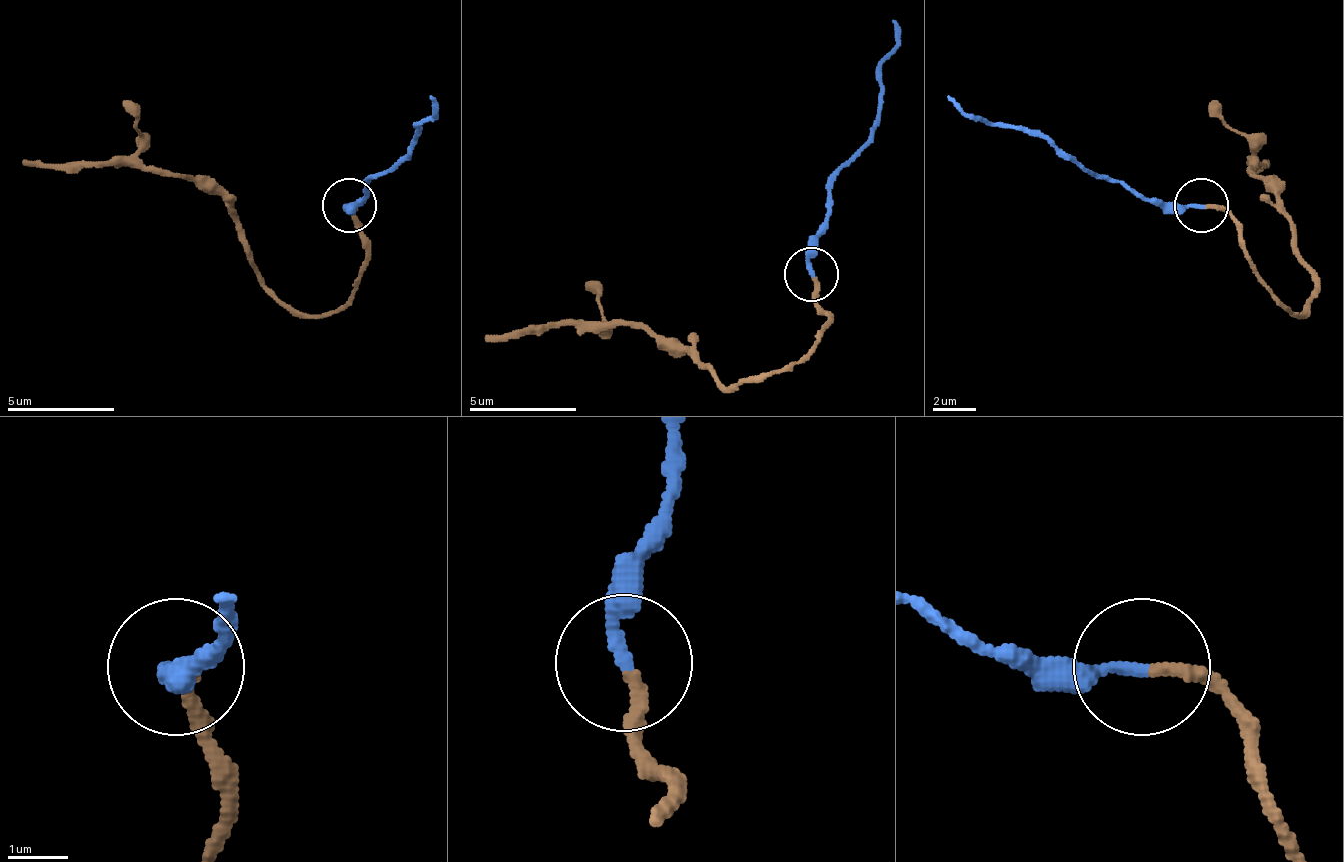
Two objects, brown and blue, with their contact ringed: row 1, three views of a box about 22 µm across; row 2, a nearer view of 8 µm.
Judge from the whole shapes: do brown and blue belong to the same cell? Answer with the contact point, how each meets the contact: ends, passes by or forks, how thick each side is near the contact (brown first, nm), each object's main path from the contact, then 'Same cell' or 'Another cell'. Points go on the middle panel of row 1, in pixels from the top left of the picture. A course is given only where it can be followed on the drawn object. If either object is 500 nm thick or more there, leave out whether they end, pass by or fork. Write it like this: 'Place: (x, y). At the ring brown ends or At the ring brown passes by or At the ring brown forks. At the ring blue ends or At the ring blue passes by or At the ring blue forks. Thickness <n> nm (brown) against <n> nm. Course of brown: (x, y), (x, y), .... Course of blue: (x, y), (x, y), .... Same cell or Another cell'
Place: (811, 274). At the ring brown ends. At the ring blue ends. Thickness 220 nm (brown) against 220 nm. Course of brown: (813, 275), (829, 318), (818, 340), (775, 372), (727, 388), (641, 329), (528, 324), (484, 340). Course of blue: (813, 275), (818, 227), (834, 189), (834, 173), (872, 135), (883, 103), (883, 60), (893, 22). Same cell

